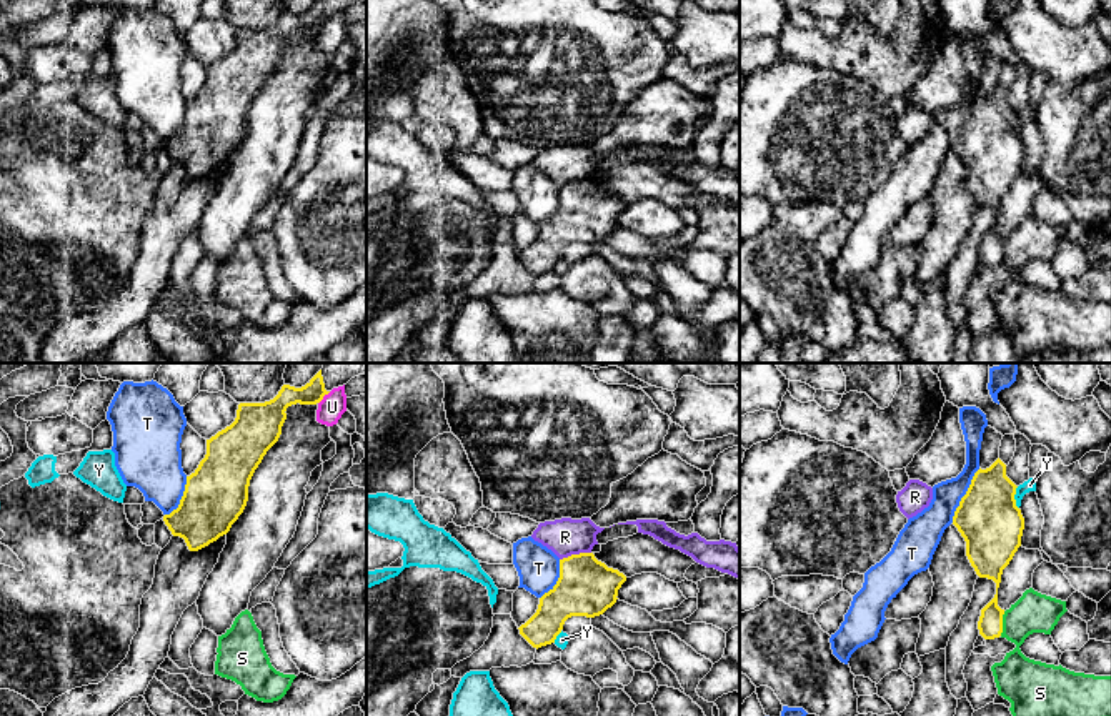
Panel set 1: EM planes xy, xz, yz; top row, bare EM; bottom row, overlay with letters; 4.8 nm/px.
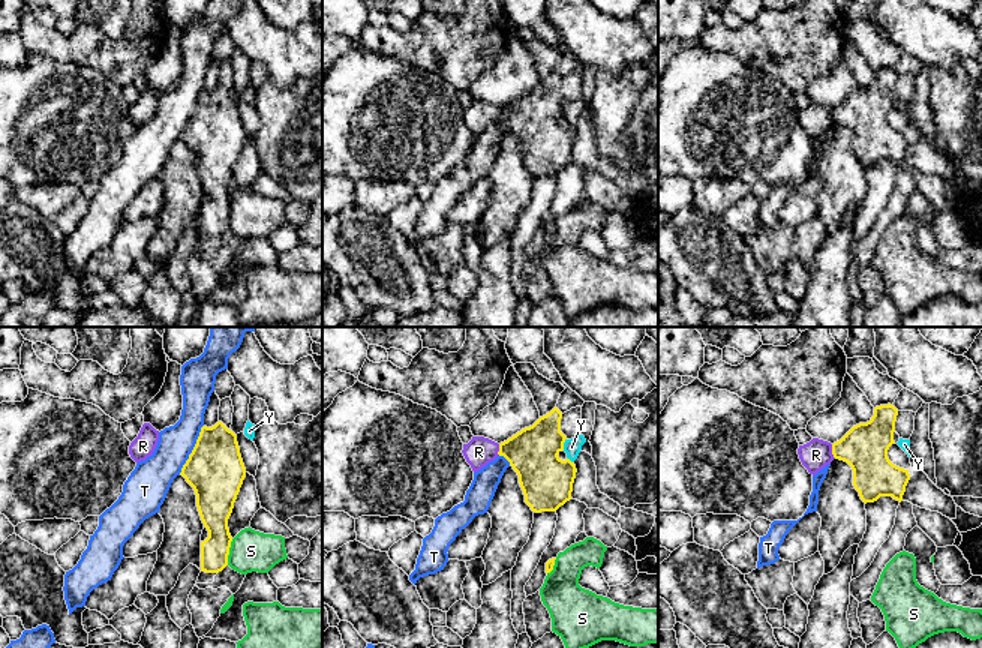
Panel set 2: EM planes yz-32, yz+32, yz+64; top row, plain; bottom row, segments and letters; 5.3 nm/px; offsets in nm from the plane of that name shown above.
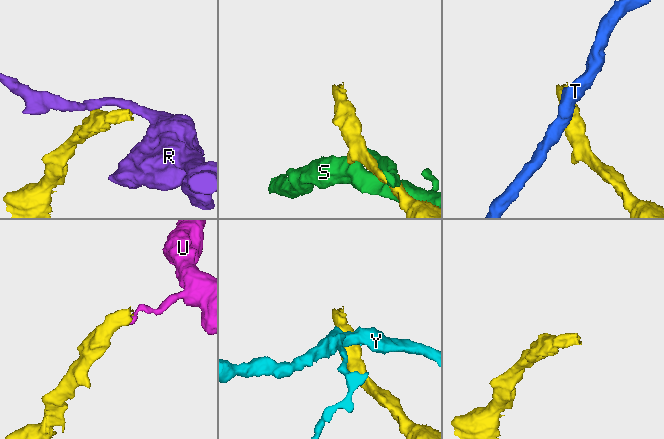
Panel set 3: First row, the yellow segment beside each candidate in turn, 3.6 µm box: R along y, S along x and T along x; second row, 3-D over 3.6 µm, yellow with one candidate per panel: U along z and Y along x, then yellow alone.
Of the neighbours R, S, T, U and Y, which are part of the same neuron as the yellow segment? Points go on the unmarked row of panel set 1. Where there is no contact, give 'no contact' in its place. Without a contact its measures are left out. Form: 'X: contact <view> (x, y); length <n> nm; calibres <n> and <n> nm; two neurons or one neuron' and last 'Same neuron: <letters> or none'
R: contact xz (575, 182); length 160 nm; calibres 280 and 180 nm; two neurons
S: contact yz (1001, 250); length 120 nm; calibres 120 and 190 nm; two neurons
T: contact yz (965, 122); length 300 nm; calibres 300 and 160 nm; two neurons
U: contact xy (323, 22); length 90 nm; calibres 110 and 120 nm; two neurons
Y: contact yz (1013, 125); length 110 nm; calibres 300 and 60 nm; two neurons
Same neuron: none

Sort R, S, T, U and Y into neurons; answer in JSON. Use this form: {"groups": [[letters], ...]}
{"groups": [["R"], ["S"], ["T"], ["U"], ["Y"]]}

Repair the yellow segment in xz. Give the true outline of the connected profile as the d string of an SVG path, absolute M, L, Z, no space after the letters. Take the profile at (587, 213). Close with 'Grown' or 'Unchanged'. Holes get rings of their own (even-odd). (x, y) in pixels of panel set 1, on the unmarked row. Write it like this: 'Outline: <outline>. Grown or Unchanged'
Outline: M580 180L560 186L560 205L556 211L540 225L536 240L518 255L520 261L536 276L555 270L568 245L595 245L611 235L625 208L626 203L623 200L608 195L598 188L593 180Z. Unchanged

